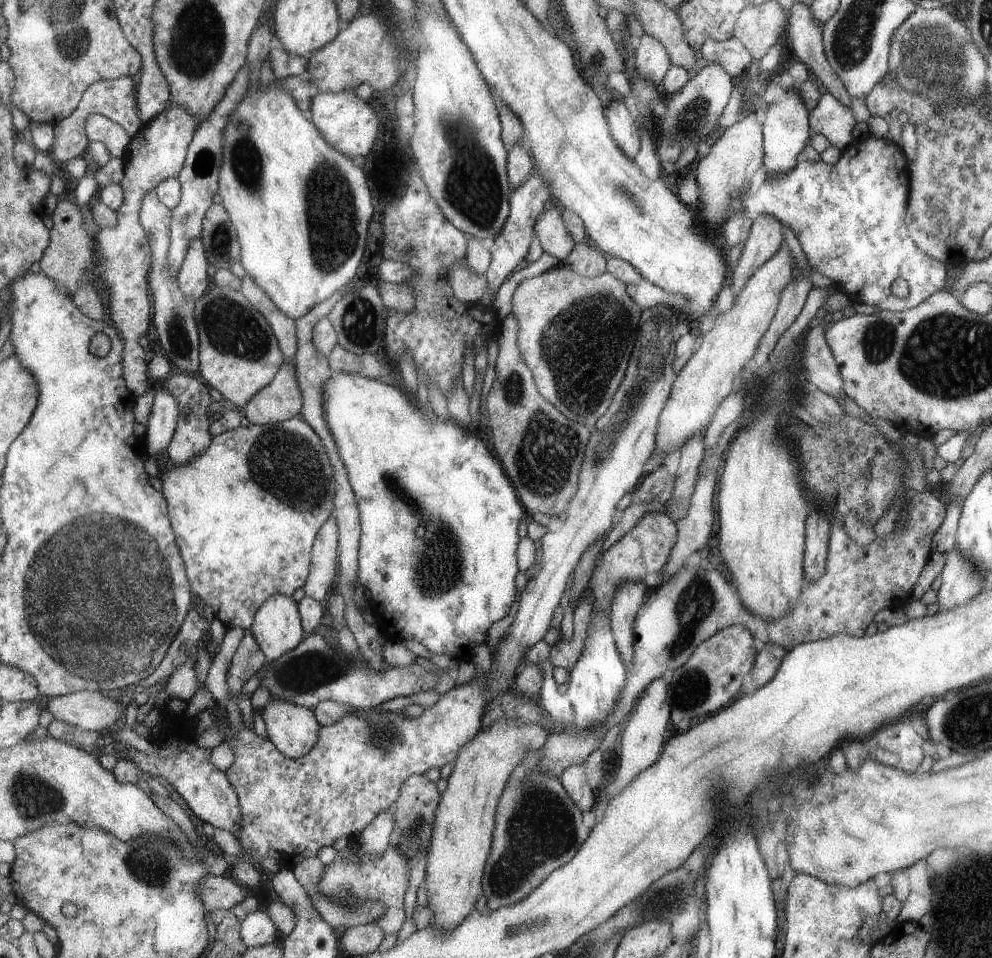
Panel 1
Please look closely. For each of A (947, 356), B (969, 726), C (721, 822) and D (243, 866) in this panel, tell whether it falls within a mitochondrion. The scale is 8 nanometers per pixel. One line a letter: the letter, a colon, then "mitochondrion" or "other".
A: mitochondrion
B: mitochondrion
C: other
D: other

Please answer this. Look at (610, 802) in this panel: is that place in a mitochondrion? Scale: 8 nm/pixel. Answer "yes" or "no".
no

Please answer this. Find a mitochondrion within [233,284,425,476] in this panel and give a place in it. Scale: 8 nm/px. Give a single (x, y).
(360, 323)

